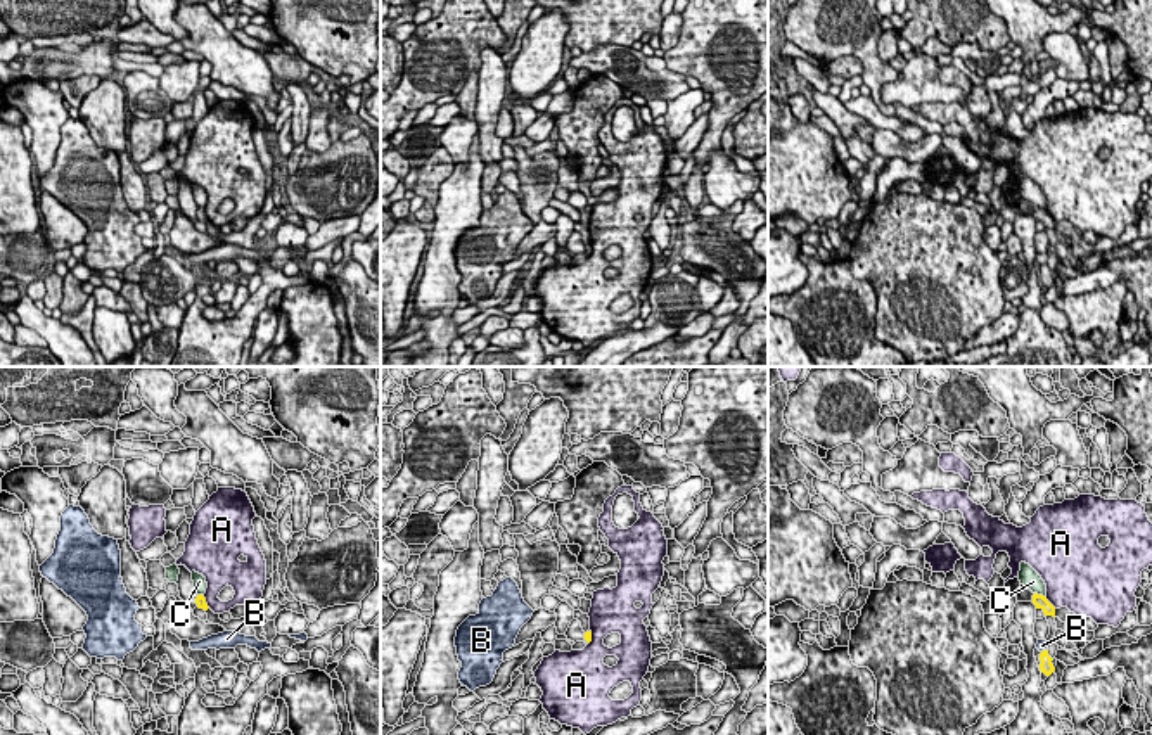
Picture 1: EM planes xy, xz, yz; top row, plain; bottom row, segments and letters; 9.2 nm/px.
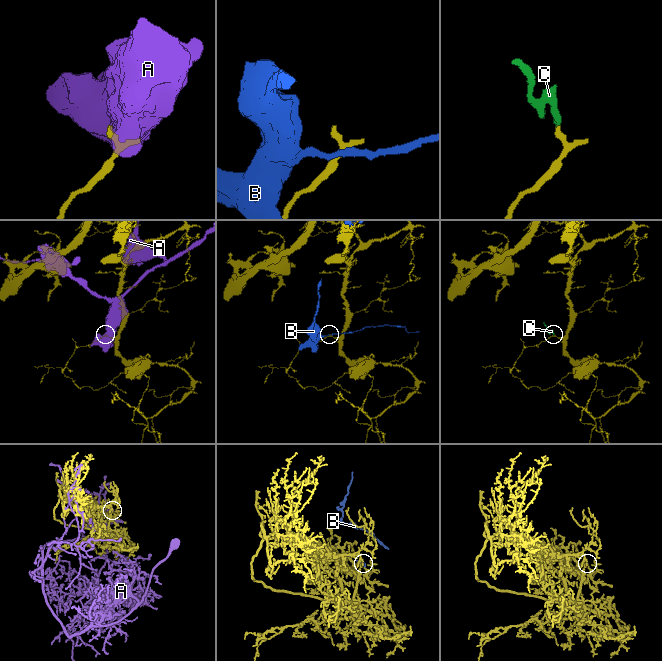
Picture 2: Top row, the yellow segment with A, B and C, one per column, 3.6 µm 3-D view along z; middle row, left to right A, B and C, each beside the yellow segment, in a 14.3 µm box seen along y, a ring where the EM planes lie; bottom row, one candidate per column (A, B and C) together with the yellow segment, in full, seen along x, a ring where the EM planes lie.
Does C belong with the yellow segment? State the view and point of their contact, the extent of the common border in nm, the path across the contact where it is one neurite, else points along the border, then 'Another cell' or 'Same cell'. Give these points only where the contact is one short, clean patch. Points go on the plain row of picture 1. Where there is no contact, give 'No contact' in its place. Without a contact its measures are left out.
Touches yellow at yz (1040, 208). Shared border 120 nm. Path across: yz (1038, 213), (1040, 208), (1038, 199), (1028, 189). Same cell

